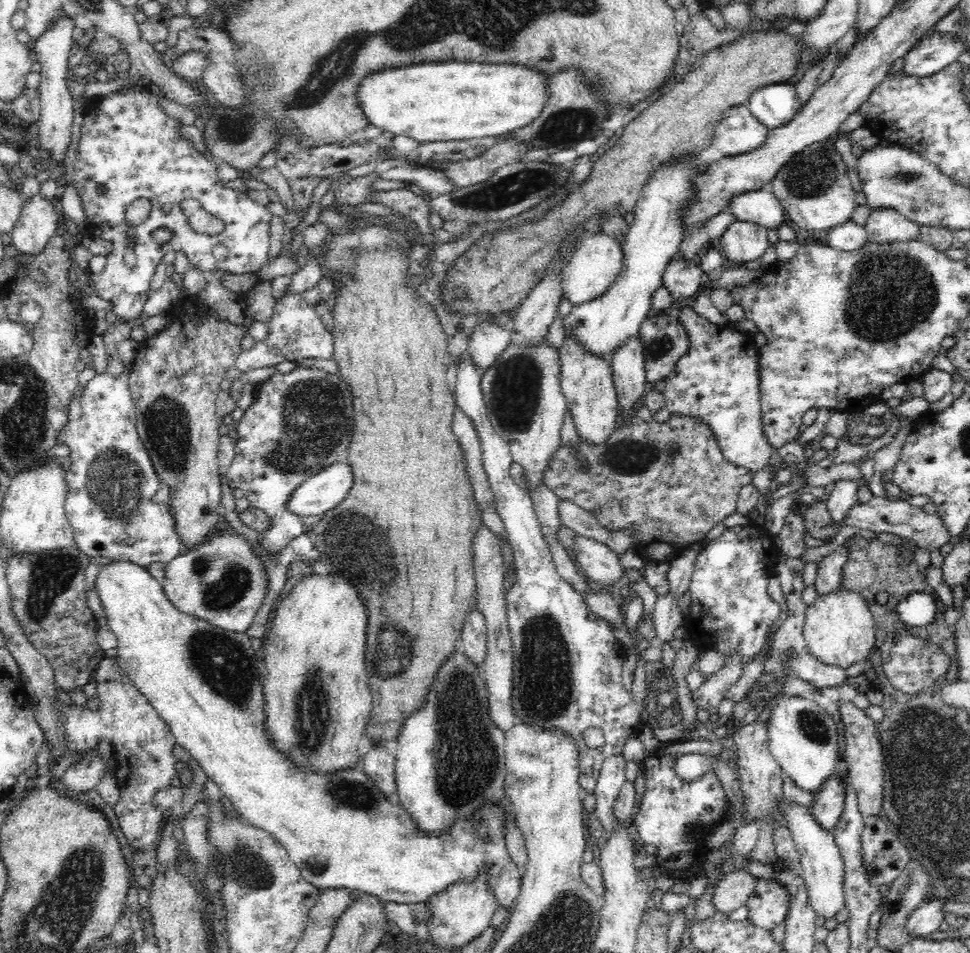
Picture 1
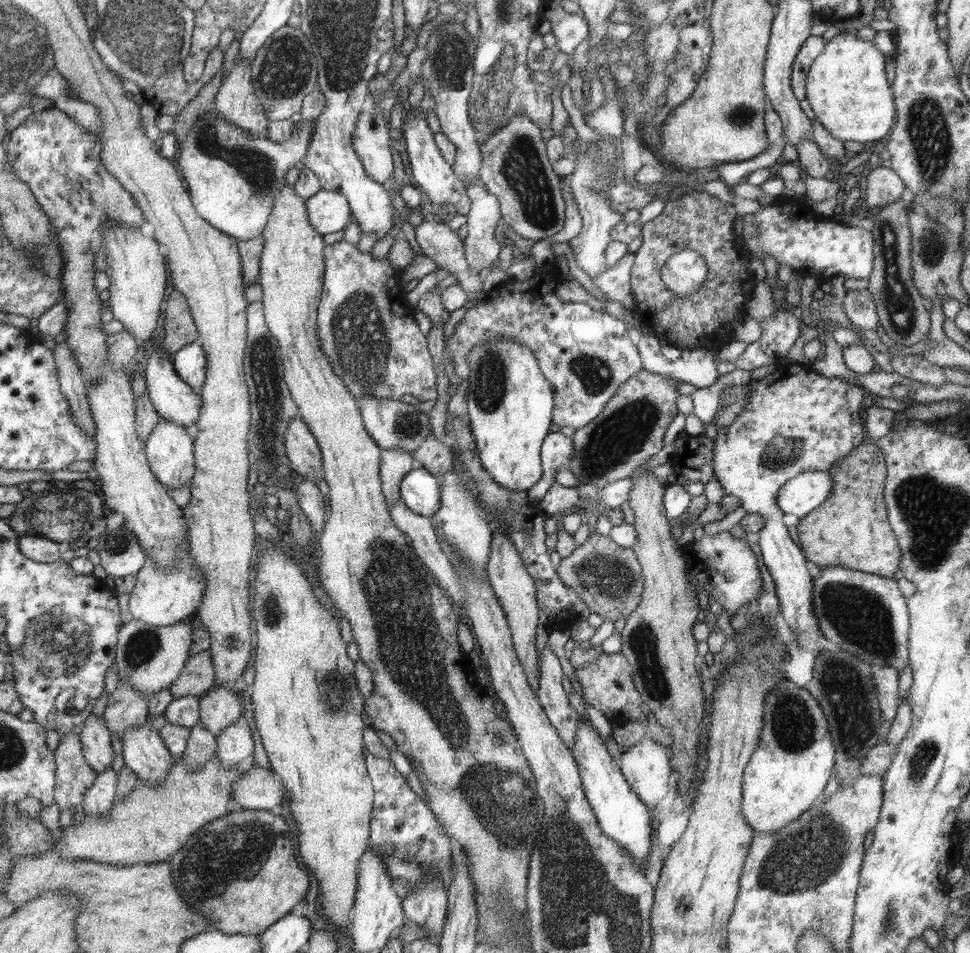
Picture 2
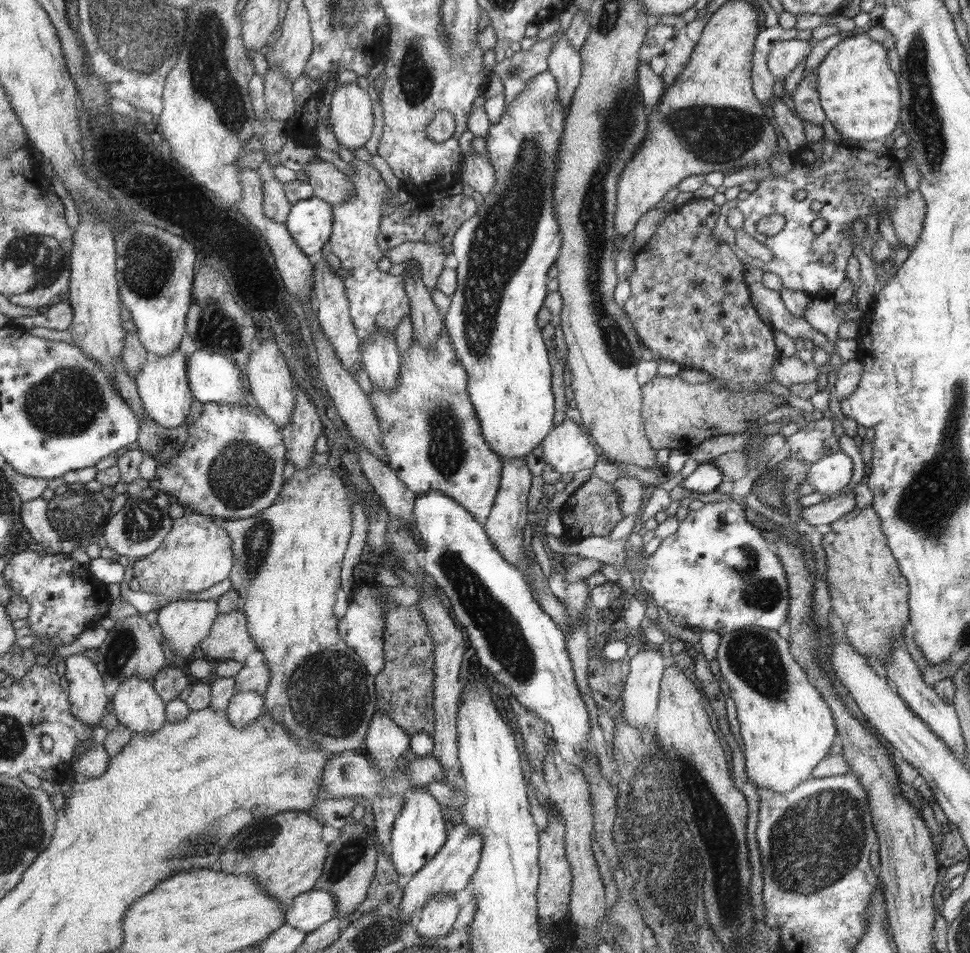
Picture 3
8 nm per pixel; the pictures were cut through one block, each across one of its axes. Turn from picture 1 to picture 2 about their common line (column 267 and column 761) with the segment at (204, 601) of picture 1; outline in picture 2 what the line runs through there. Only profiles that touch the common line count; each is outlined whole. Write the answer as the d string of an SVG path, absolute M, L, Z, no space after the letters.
M728 530L714 535L704 535L700 540L693 540L688 546L678 547L678 552L682 552L682 557L688 562L688 582L690 583L690 592L694 592L696 597L700 590L706 592L708 598L714 598L719 602L723 609L731 617L736 614L742 606L748 602L754 602L762 594L762 576L760 576L760 566L758 566L758 556L752 552L746 539L734 538Z

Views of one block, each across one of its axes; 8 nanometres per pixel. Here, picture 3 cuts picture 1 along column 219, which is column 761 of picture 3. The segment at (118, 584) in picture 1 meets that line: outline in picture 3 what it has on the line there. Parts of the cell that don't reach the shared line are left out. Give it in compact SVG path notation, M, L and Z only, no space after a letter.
M758 625L739 628L722 635L716 660L721 675L728 683L730 698L736 704L740 734L744 742L745 772L749 782L756 788L767 788L781 794L792 791L806 780L812 779L813 771L832 746L836 728L829 704L822 700L818 690L810 684L806 672L792 658L788 642L780 638L777 630L765 629Z

